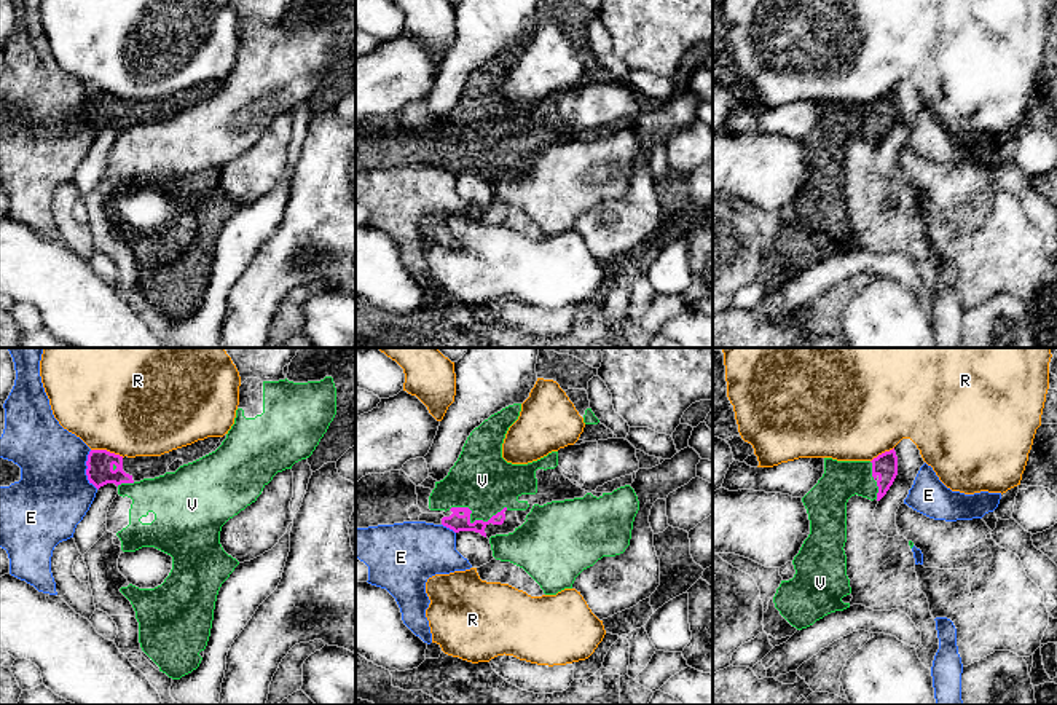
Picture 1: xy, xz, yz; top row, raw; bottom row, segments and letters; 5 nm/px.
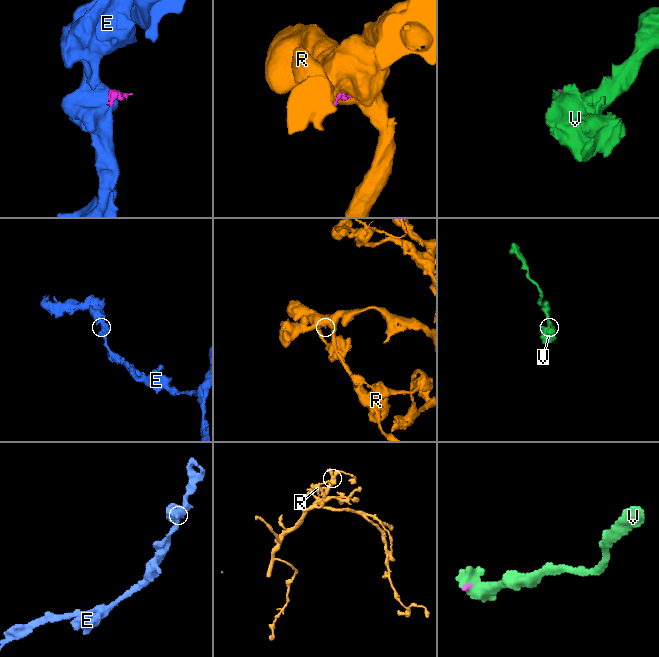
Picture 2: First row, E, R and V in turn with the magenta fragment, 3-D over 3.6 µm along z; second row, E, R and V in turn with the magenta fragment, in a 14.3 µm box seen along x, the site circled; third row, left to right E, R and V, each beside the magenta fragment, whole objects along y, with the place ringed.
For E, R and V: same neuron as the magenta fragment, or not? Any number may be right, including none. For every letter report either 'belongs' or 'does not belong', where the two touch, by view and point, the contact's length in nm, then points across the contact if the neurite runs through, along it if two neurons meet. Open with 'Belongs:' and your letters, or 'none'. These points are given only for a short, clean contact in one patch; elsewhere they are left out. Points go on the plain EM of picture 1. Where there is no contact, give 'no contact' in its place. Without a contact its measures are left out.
Belongs: none
E: does not belong; contact xy (86, 112); length 200 nm; border xy (90, 93), (86, 117), (98, 131)
R: does not belong; contact xy (106, 93); length 170 nm; border xy (91, 91), (106, 91), (123, 99)
V: does not belong; contact xz (474, 165); length 300 nm; border xz (507, 150), (487, 163), (472, 165), (467, 150), (448, 152)

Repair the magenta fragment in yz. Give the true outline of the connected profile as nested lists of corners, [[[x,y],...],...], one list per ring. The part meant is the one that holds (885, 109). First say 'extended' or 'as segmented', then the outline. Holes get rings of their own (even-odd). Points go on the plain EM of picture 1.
as segmented; [[[894,91],[878,97],[870,105],[872,120],[878,129],[877,144],[880,144],[886,137],[898,118],[898,99]]]

